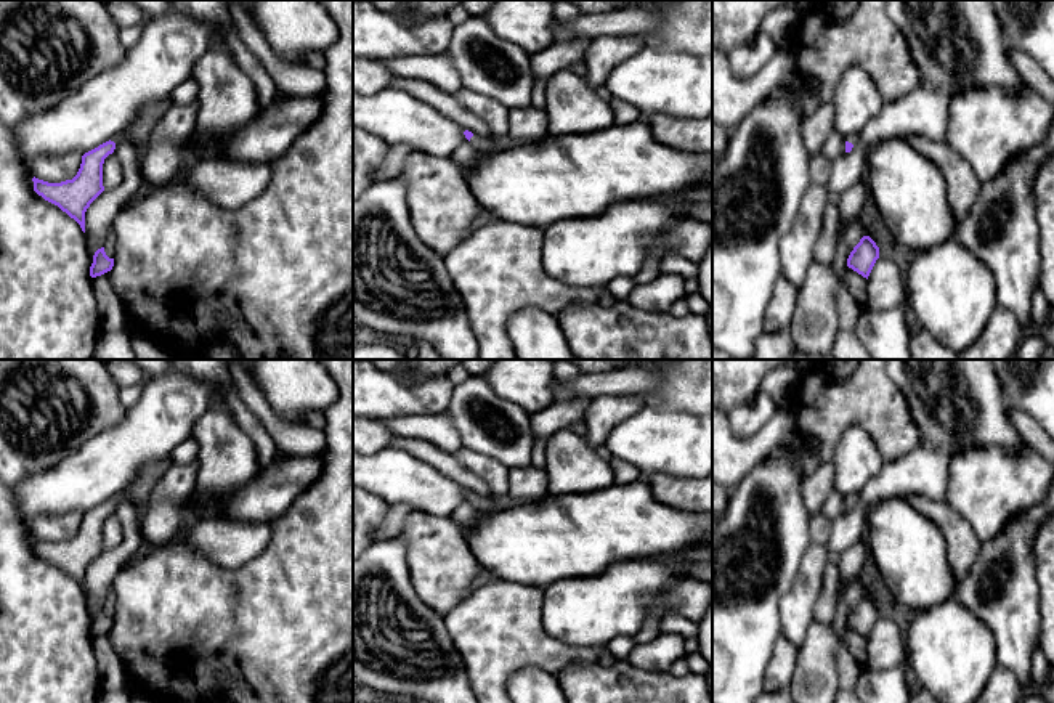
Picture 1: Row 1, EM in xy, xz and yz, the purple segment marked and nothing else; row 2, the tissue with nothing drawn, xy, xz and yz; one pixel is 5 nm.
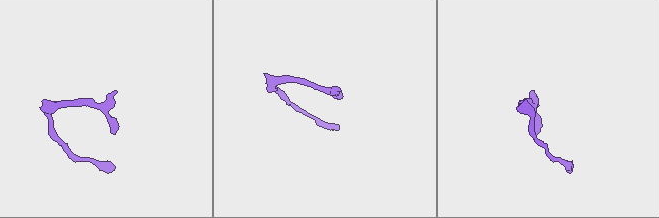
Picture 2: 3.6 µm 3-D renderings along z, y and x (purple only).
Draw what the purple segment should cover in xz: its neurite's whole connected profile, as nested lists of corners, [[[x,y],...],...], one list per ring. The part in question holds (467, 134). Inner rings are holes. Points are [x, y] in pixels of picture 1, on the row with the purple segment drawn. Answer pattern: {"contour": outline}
{"contour": [[[465,130],[464,135],[481,154],[494,154],[494,152],[497,152],[494,138],[481,138],[478,135],[473,135],[468,130]]]}

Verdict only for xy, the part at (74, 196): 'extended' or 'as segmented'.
extended

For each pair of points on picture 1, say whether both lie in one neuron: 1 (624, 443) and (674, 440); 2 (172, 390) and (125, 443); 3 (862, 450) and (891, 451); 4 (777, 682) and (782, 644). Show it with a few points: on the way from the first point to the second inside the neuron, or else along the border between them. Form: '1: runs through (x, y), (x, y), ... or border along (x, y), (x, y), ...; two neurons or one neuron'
1: runs through (637, 440), (661, 440); one neuron
2: runs through (166, 403), (138, 430); one neuron
3: border along (855, 424), (870, 437), (884, 461); two neurons
4: runs through (778, 673), (782, 654); one neuron

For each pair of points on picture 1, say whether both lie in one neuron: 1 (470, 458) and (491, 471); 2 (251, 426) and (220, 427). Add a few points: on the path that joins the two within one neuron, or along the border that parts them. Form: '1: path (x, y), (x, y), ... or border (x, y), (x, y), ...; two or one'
1: path (475, 463), (486, 469); one
2: border (230, 413), (254, 443), (257, 459); two

